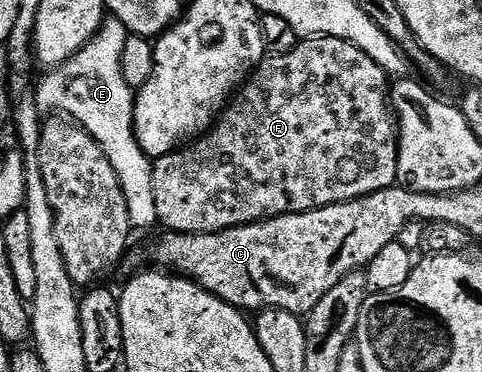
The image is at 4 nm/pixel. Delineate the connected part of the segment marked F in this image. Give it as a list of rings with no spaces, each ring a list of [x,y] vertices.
[[[312,36],[300,39],[293,50],[280,56],[264,55],[263,61],[255,65],[254,72],[232,95],[210,132],[154,161],[153,199],[157,202],[159,224],[168,232],[223,232],[226,228],[240,228],[246,224],[255,224],[258,220],[287,216],[291,212],[312,212],[315,208],[349,202],[392,187],[399,174],[399,133],[395,114],[391,111],[388,88],[388,73],[357,45],[341,38]]]

